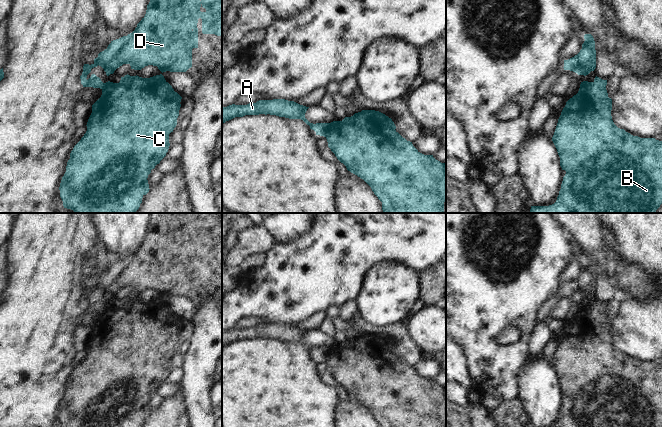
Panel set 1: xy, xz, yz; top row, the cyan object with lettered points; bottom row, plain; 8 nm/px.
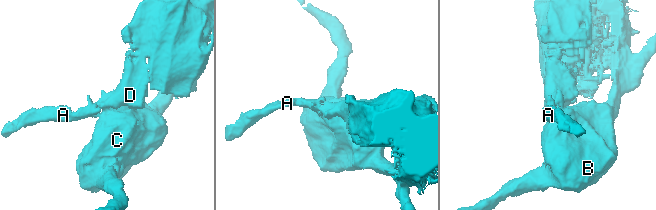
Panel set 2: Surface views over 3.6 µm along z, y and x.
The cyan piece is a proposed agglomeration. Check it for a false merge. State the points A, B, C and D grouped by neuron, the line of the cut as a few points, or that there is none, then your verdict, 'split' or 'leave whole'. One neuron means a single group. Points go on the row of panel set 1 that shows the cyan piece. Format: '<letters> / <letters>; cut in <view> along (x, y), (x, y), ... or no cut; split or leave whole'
A D / B C; cut in xz along (330, 123), (330, 129), (326, 138); split

